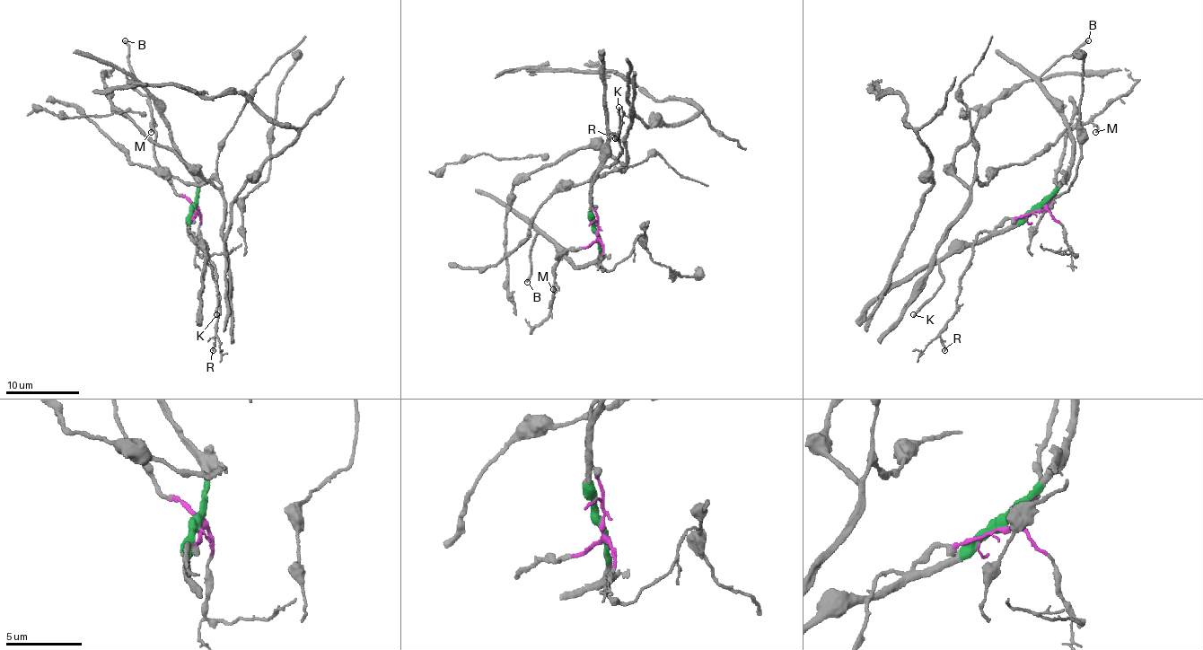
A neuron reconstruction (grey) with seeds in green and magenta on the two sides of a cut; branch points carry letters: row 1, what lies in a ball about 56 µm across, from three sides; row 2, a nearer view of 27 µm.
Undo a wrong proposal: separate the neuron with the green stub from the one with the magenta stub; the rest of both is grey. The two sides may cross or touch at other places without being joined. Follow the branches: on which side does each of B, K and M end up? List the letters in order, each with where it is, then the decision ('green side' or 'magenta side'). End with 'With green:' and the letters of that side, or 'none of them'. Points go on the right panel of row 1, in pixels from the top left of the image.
B: (1088, 40) | green side
K: (913, 314) | green side
M: (1095, 132) | magenta side
With green: B, K

